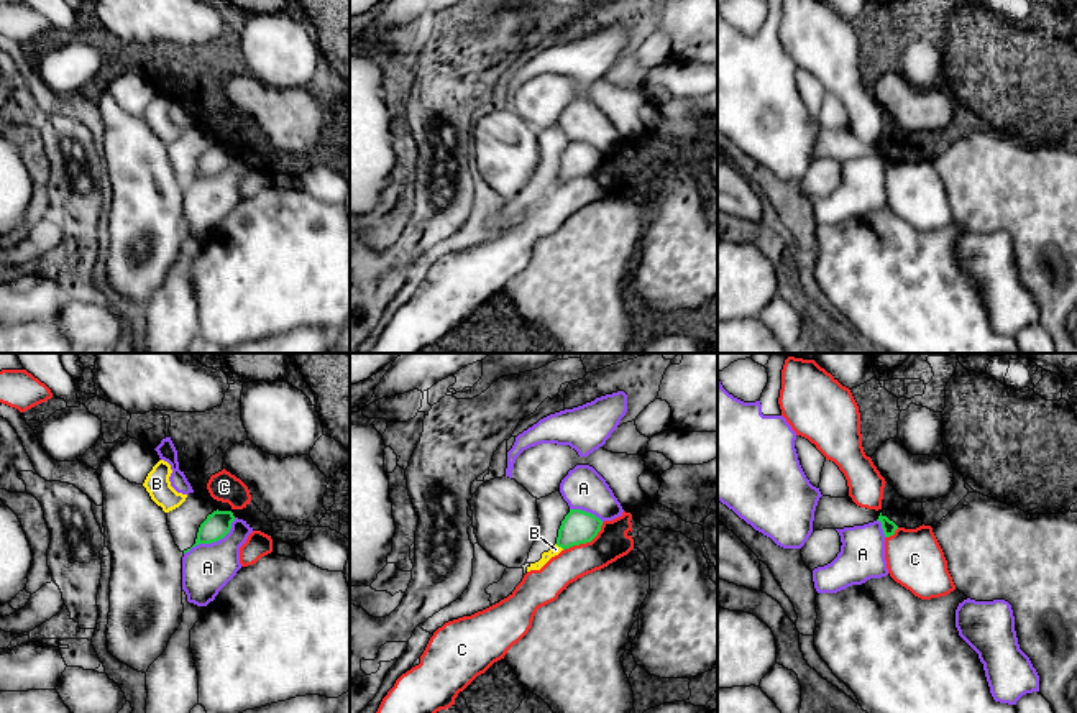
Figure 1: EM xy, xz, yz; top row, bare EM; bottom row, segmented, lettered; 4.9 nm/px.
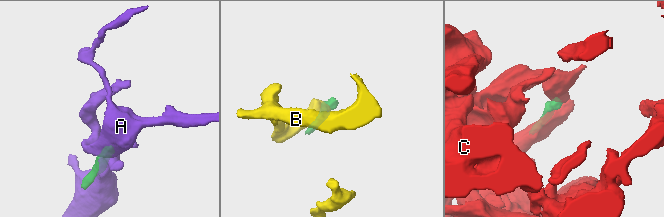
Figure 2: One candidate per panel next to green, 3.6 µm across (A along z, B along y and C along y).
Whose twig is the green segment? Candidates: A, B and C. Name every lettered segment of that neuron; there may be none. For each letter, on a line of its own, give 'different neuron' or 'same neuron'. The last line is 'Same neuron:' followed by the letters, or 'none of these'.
A: different neuron
B: different neuron
C: different neuron
Same neuron: none of these

